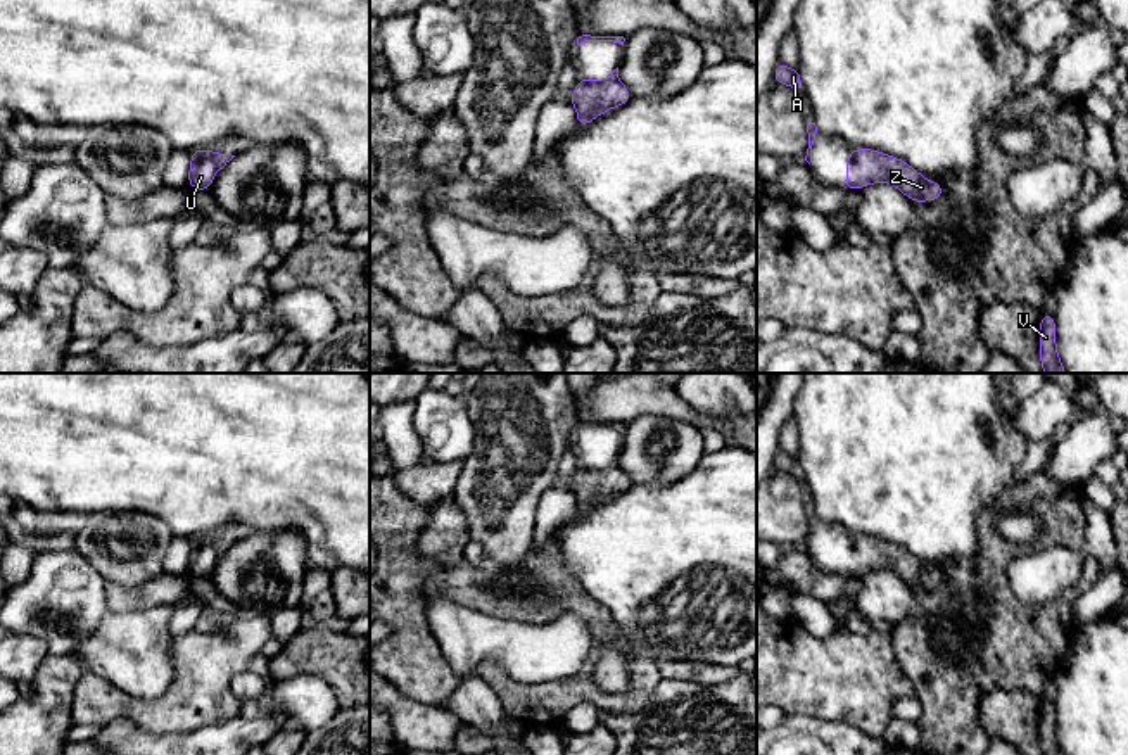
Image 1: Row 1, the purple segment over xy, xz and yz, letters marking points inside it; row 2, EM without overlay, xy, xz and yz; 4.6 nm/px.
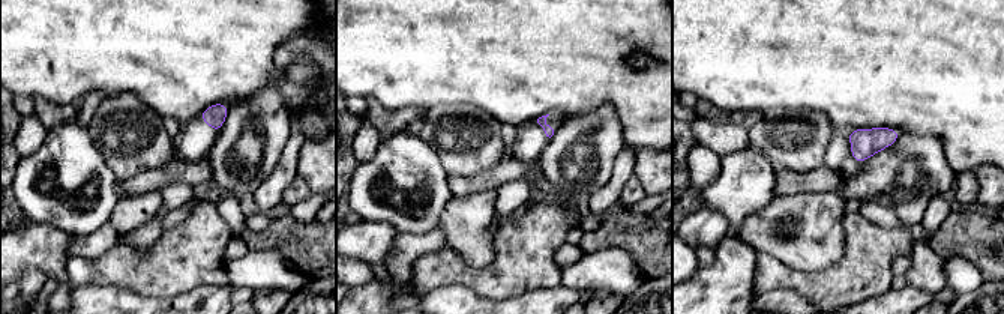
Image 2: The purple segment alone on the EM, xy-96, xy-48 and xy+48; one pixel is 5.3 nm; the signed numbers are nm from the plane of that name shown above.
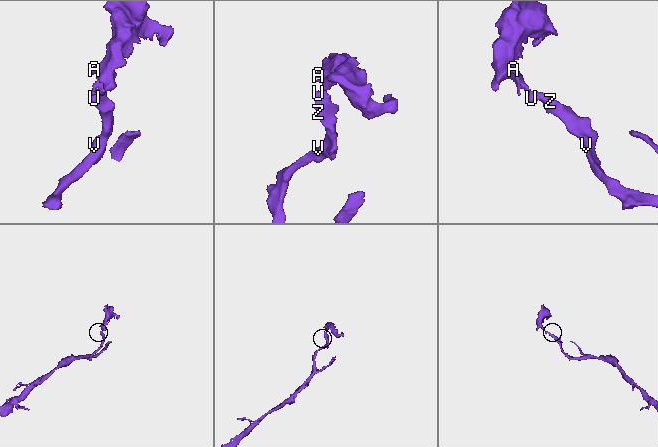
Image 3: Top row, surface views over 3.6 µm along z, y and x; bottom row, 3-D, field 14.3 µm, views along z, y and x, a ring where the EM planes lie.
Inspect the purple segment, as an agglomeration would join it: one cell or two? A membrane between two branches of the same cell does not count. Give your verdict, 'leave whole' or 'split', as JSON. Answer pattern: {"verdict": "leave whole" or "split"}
{"verdict": "leave whole"}

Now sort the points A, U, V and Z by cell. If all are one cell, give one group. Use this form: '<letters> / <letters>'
A U V Z

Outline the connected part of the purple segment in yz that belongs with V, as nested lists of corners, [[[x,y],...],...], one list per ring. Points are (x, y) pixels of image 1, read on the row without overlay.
[[[1043,698],[1040,710],[1040,748],[1043,755],[1062,755],[1055,738],[1055,708],[1052,701]]]

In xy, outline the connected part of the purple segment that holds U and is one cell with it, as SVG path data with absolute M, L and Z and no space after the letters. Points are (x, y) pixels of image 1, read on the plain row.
M209 536L192 537L190 542L192 553L188 572L197 577L209 577L212 572L212 561L235 544L231 541L212 541Z

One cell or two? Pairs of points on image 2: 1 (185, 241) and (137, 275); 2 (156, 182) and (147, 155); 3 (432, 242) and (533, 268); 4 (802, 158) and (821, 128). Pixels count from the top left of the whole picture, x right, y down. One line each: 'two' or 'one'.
1: one
2: two
3: two
4: one

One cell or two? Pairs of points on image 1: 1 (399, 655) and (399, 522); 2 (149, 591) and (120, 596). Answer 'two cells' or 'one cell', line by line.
1: one cell
2: one cell

